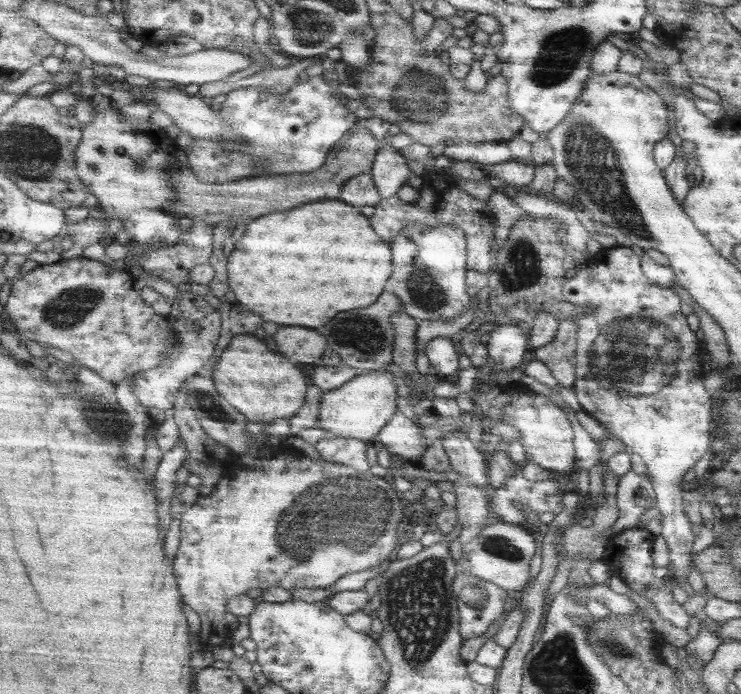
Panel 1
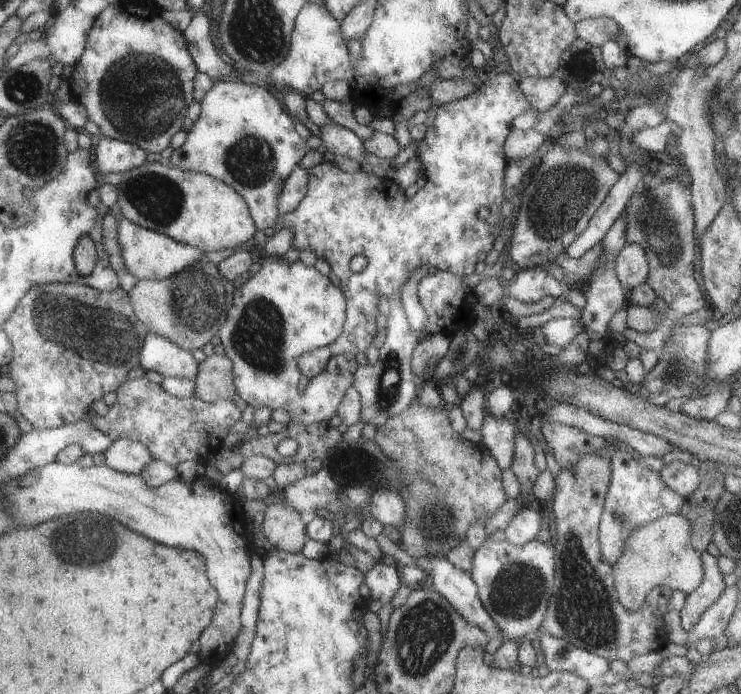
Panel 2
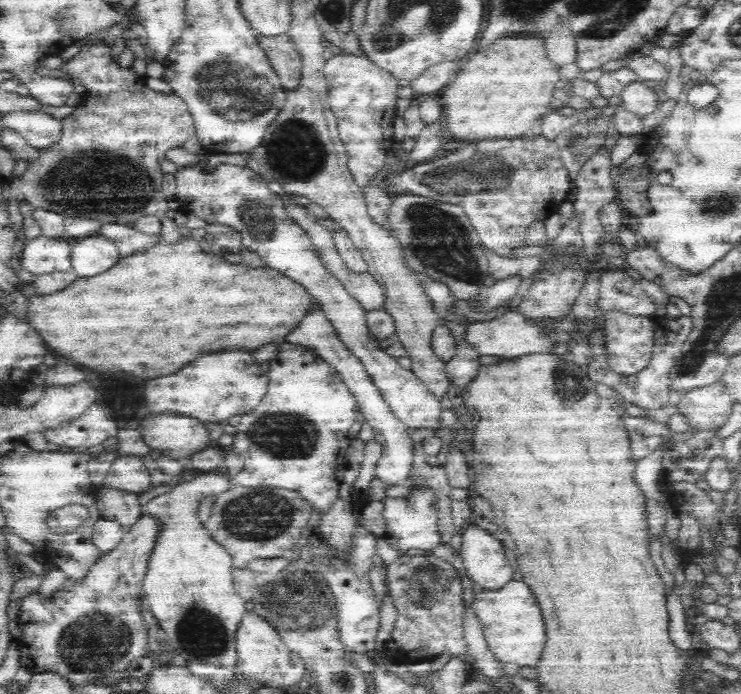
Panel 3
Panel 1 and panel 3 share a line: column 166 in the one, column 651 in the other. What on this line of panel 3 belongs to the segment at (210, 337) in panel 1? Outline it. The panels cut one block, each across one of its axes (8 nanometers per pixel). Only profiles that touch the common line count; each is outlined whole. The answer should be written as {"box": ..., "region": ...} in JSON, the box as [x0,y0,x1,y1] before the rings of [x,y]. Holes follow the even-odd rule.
{"box":[584,316,692,410],"region":[[[654,316],[656,320],[656,342],[654,342],[654,354],[652,354],[652,360],[648,364],[646,370],[638,372],[636,376],[628,378],[628,380],[620,380],[616,376],[614,370],[608,368],[608,360],[606,360],[606,338],[604,338],[604,332],[596,332],[594,336],[594,350],[596,350],[596,360],[594,364],[590,364],[588,368],[584,368],[588,374],[590,374],[590,380],[592,382],[600,382],[600,384],[606,384],[610,388],[614,388],[620,398],[626,402],[626,404],[632,404],[632,406],[640,406],[644,410],[660,410],[668,404],[670,400],[670,390],[672,390],[672,370],[676,368],[676,362],[678,358],[682,356],[682,348],[688,340],[688,336],[692,334],[692,320],[690,316],[682,316],[678,320],[670,320],[668,316],[660,318],[660,316]]]}

